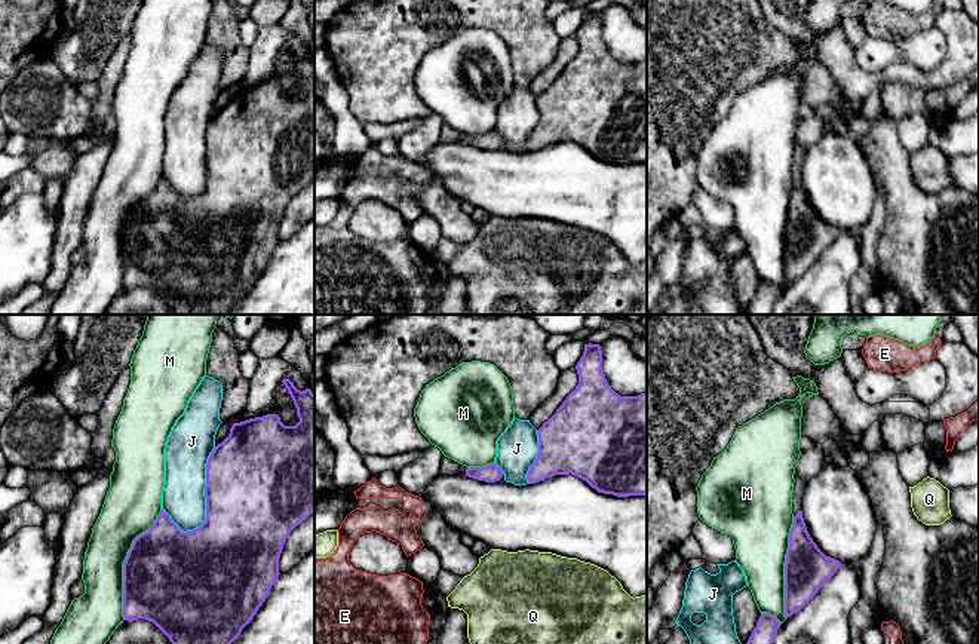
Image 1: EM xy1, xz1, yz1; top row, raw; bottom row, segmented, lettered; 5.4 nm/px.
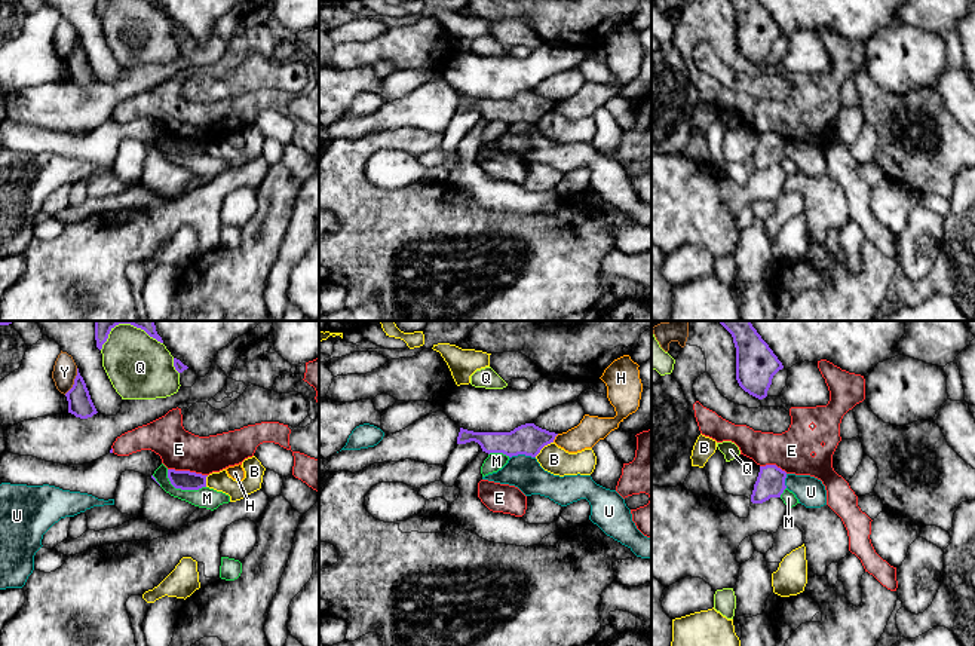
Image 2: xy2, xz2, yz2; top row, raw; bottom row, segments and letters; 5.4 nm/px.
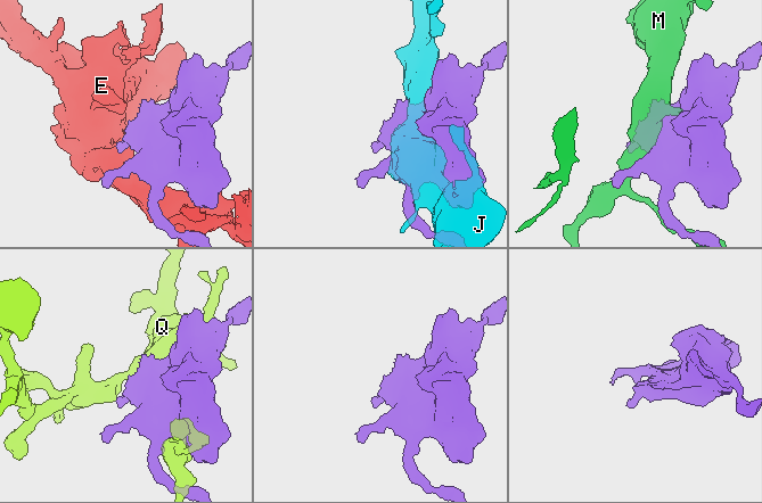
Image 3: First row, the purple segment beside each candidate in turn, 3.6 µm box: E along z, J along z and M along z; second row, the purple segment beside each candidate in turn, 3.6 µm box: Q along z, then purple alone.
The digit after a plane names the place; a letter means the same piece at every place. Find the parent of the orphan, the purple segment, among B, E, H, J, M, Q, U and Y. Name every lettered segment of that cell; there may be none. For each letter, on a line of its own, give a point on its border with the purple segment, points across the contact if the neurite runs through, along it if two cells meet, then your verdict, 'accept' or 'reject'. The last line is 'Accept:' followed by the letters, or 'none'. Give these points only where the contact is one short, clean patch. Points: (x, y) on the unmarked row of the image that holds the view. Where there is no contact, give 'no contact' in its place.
B: meets purple in xz2 at (543, 113); border along xz2 (552, 109), (534, 124); reject
E: meets purple in xy2 at (187, 138); reject
H: meets purple in xz2 at (554, 106); border along xz2 (558, 101), (552, 109); reject
J: meets purple in xy1 at (205, 162); reject
M: meets purple in xy1 at (123, 230); reject
Q: meets purple in xy2 at (106, 8); reject
U: meets purple in xz2 at (521, 121); border along xz2 (534, 124), (512, 122), (509, 125); reject
Y: meets purple in xy2 at (74, 49); reject
Accept: none

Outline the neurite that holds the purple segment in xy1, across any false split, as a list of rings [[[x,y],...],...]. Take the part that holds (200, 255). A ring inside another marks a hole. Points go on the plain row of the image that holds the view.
[[[289,46],[282,50],[288,56],[300,89],[295,93],[285,93],[277,82],[249,86],[233,91],[228,104],[211,120],[206,131],[206,187],[193,199],[181,199],[171,184],[162,177],[160,183],[148,199],[139,202],[123,230],[123,285],[128,289],[145,286],[153,289],[175,315],[230,315],[242,297],[254,286],[258,276],[270,261],[279,245],[279,224],[289,200],[314,180],[314,62],[310,56],[298,58]]]

